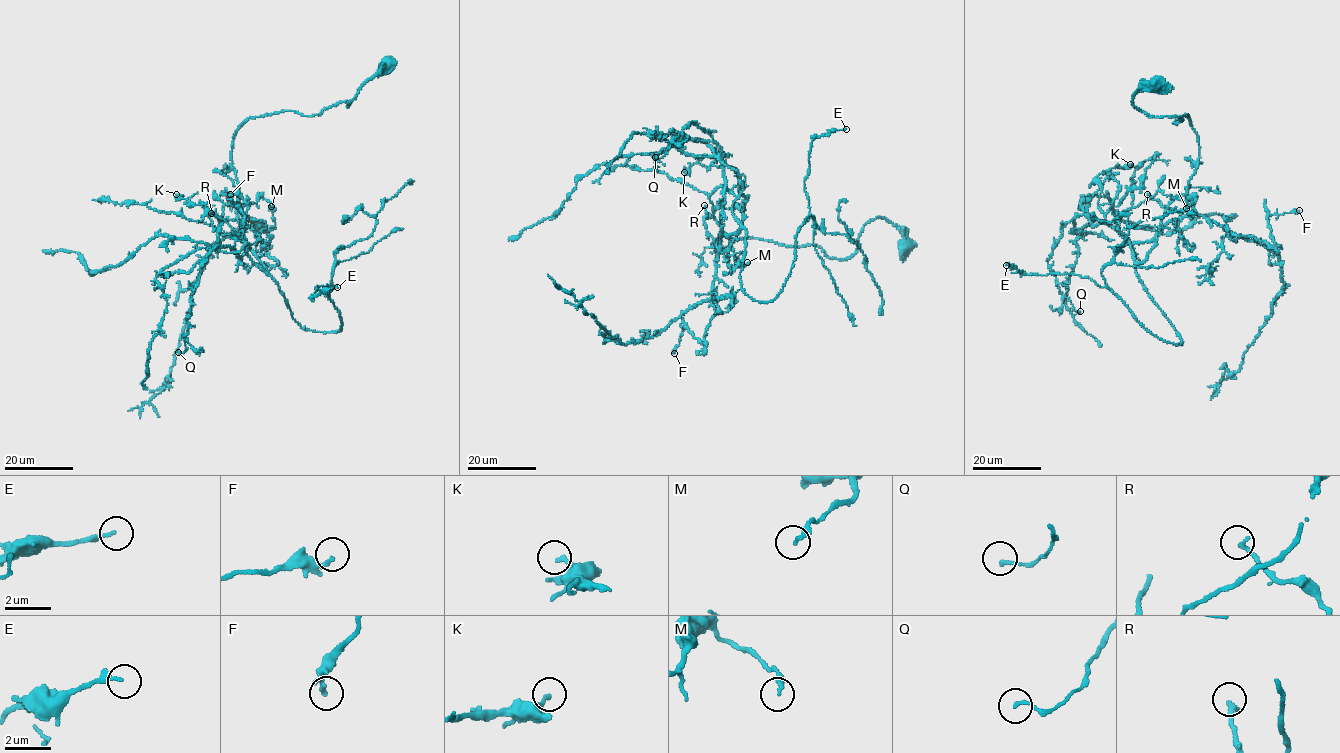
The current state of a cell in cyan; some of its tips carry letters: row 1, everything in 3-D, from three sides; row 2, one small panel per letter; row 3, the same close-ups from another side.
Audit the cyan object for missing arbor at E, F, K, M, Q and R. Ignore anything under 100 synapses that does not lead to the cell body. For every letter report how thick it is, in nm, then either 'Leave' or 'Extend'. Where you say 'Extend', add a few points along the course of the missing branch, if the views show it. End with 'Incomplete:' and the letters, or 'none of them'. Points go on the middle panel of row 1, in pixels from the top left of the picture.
E: Thickness 150 nm. Leave
F: Thickness 130 nm. Leave
K: Thickness 180 nm. Leave
M: Thickness 200 nm. Leave
Q: Thickness 130 nm. Leave
R: Thickness 200 nm. Leave
Incomplete: none of them

